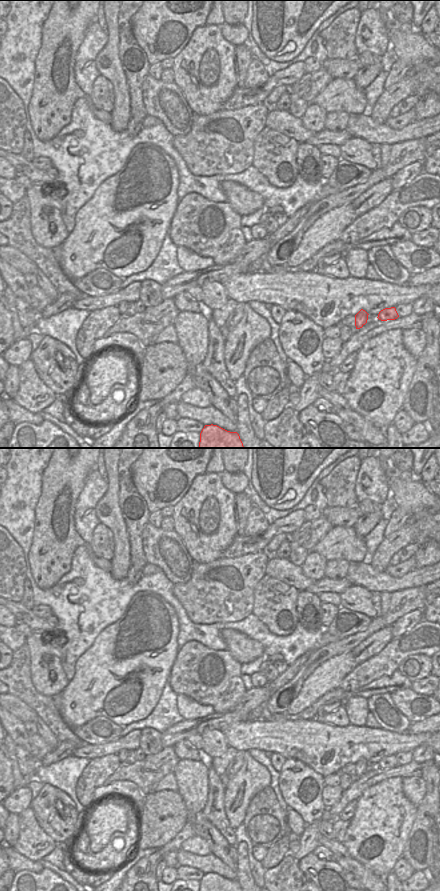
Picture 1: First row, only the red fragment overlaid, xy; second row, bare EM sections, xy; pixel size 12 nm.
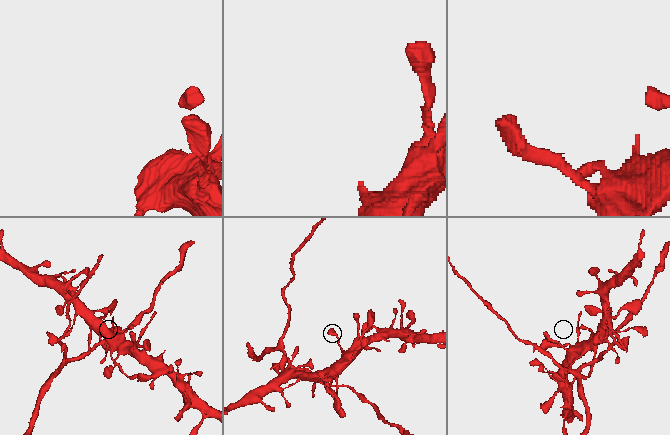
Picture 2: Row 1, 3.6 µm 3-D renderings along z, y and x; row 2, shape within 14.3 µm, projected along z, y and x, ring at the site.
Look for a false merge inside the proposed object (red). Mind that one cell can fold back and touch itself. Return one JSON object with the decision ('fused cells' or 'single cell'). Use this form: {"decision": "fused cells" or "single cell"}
{"decision": "single cell"}

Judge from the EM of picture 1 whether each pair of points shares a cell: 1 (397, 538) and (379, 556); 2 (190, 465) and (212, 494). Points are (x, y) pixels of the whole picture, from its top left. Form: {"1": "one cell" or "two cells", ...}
{"1": "one cell", "2": "two cells"}

